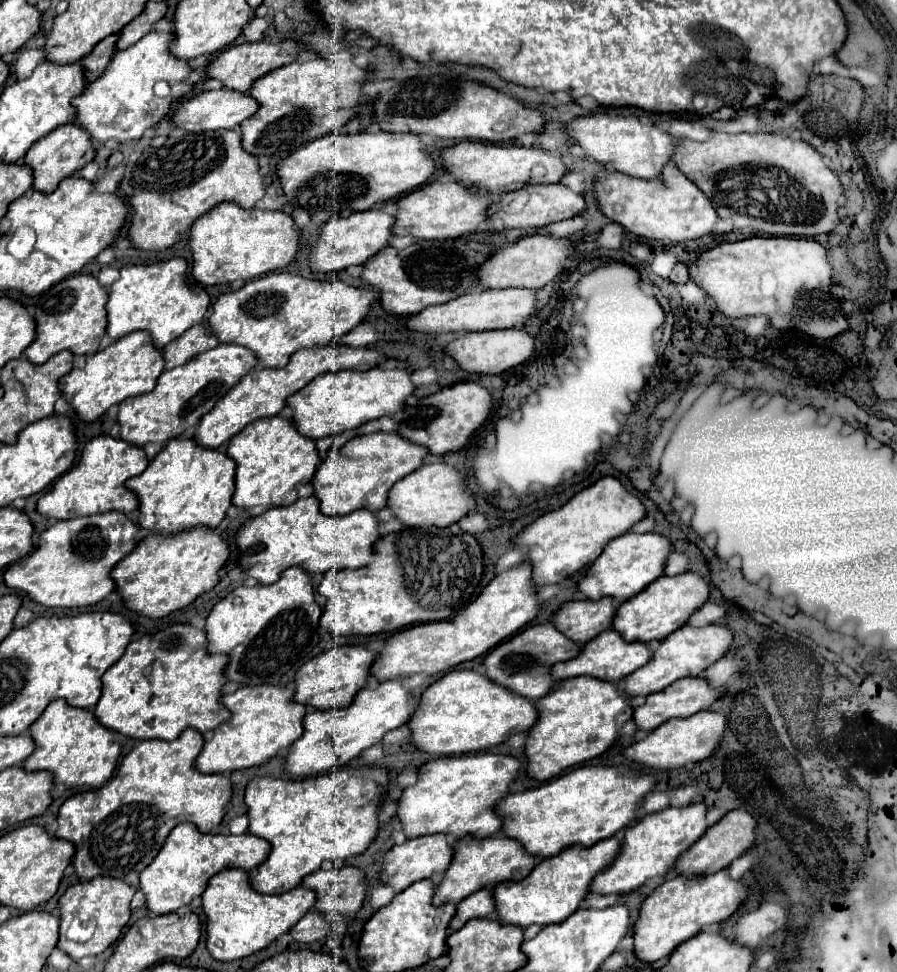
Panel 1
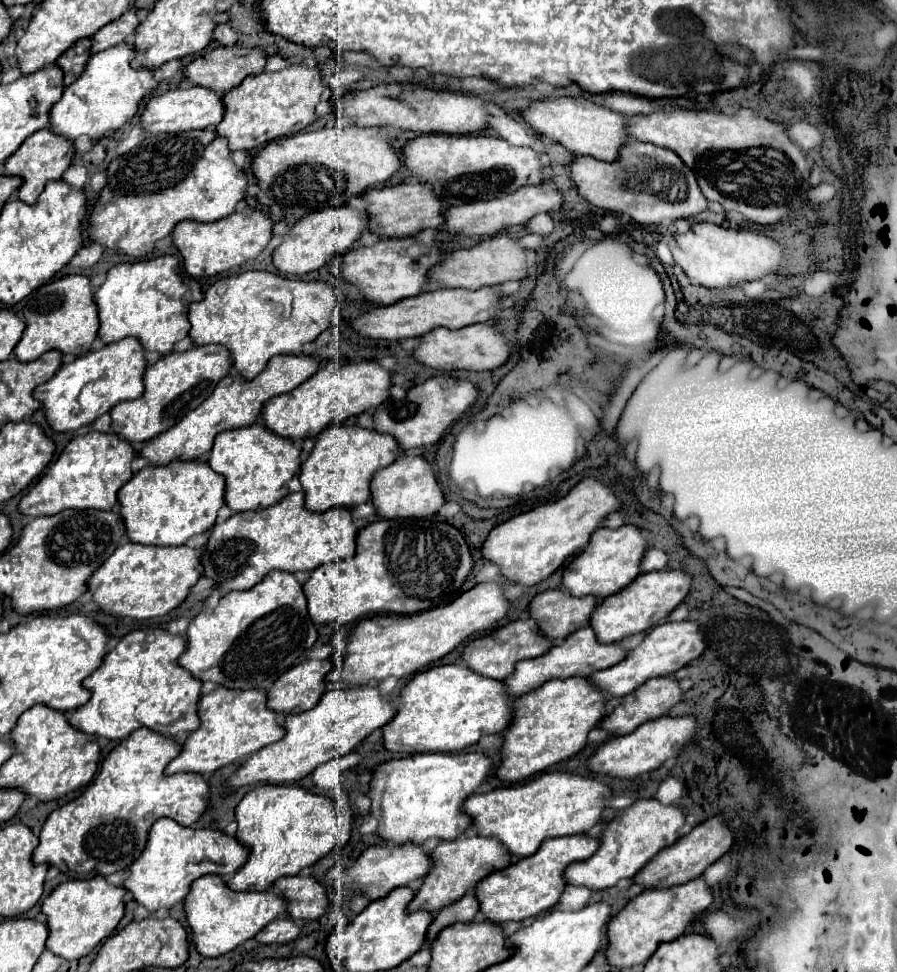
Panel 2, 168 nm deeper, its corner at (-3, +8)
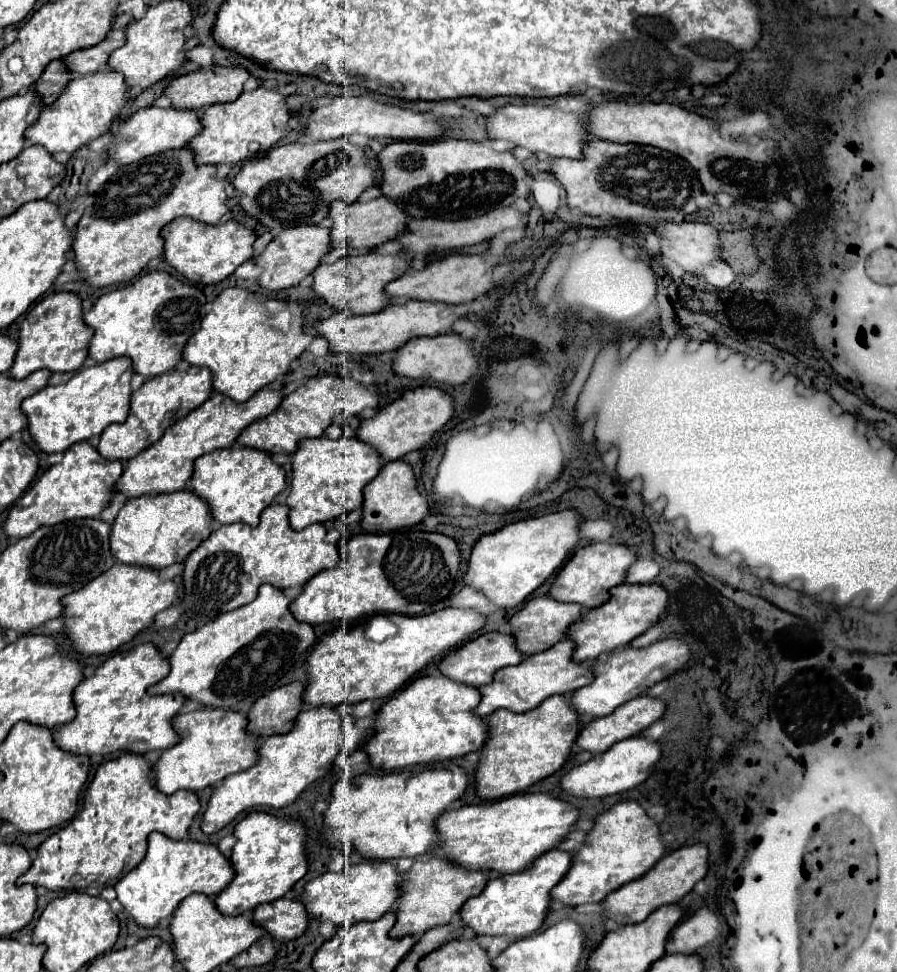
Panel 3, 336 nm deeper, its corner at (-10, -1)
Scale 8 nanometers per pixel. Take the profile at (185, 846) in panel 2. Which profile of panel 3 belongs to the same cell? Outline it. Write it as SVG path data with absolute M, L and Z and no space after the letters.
M151 833L151 837L147 837L147 855L143 861L125 873L113 885L113 889L123 909L139 927L153 927L161 919L169 919L175 911L175 905L193 893L215 897L231 883L233 875L235 873L231 873L231 863L215 845L205 845L189 839L171 841L161 833Z

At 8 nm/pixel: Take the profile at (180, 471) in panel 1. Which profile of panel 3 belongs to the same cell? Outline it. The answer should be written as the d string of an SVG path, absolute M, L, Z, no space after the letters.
M187 489L129 499L111 527L111 553L125 565L163 569L173 563L183 563L187 553L195 551L209 537L211 523L213 521L207 517L207 505Z

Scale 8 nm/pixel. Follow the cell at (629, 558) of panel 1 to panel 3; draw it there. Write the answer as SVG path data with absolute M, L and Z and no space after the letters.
M591 543L585 547L577 547L571 559L557 573L551 583L549 597L561 603L577 603L583 609L593 609L609 599L609 589L621 585L625 581L629 565L637 559L637 555L627 545L609 545L609 543Z

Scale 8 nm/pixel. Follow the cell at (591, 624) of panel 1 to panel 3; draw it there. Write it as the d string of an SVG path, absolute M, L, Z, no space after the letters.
M535 597L527 601L527 605L509 619L511 635L515 637L517 651L521 655L533 655L549 649L557 641L565 639L569 625L579 617L581 617L581 607L575 603L559 603L559 601L553 601L551 597Z

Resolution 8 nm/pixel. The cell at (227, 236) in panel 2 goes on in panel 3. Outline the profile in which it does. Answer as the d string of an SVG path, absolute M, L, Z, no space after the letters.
M175 219L163 231L163 259L169 263L179 275L183 275L191 283L219 283L229 277L243 261L253 257L253 241L255 233L245 229L235 221L219 223L219 225L203 225L191 219Z

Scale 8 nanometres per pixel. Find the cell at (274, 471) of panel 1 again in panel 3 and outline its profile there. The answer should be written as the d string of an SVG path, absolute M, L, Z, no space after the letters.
M219 449L195 459L195 469L189 479L189 489L207 505L213 521L221 525L245 523L255 527L259 515L277 493L285 489L285 471L271 461L269 453L251 453L251 449Z

